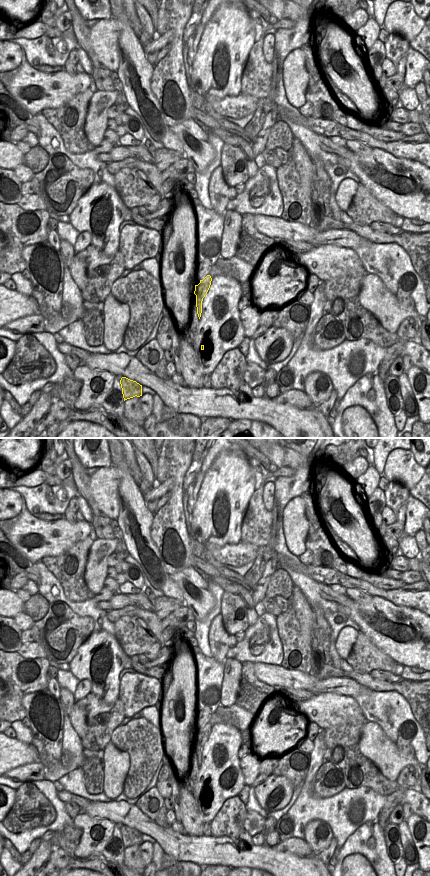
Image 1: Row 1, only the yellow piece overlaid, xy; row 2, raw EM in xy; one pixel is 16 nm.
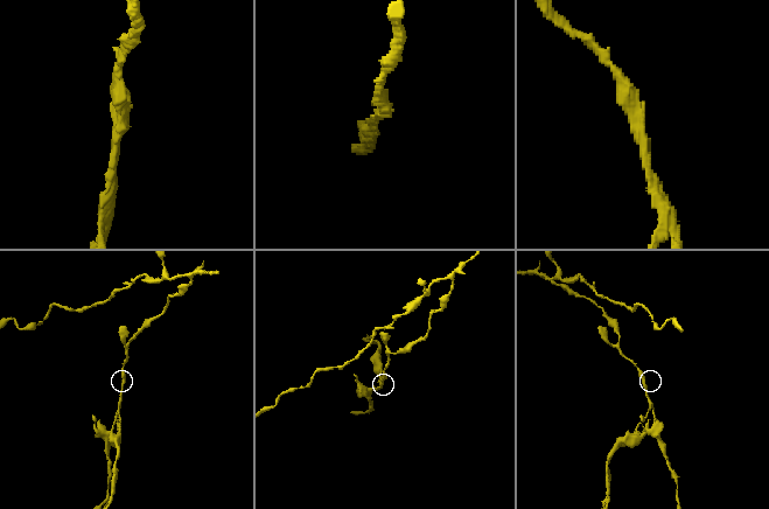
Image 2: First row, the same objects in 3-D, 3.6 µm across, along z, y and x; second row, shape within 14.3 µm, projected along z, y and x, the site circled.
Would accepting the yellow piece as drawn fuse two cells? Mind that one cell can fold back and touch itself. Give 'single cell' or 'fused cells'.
fused cells

